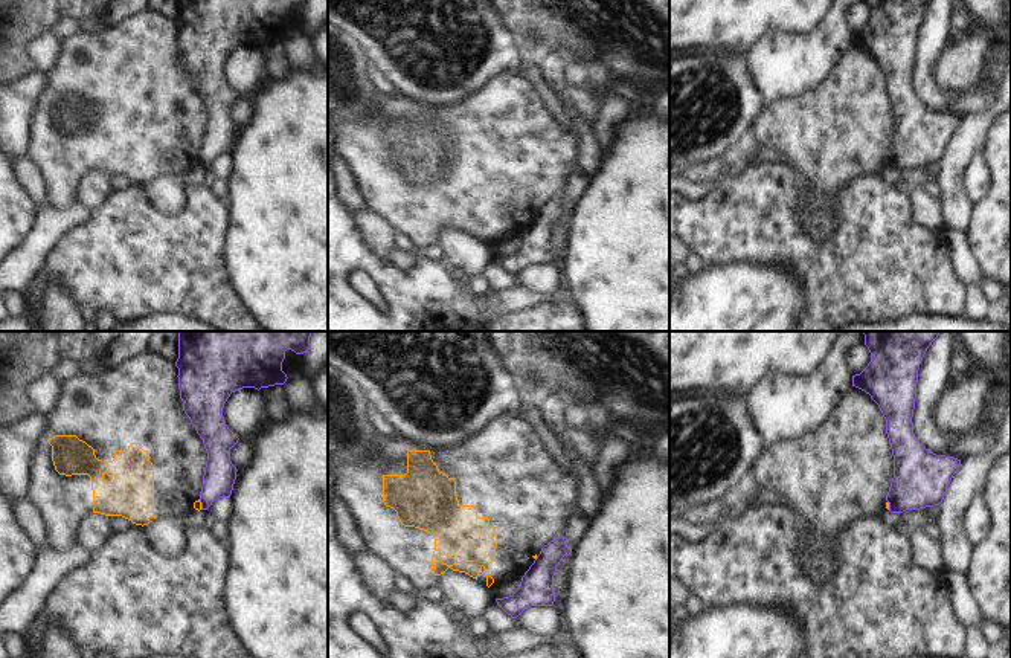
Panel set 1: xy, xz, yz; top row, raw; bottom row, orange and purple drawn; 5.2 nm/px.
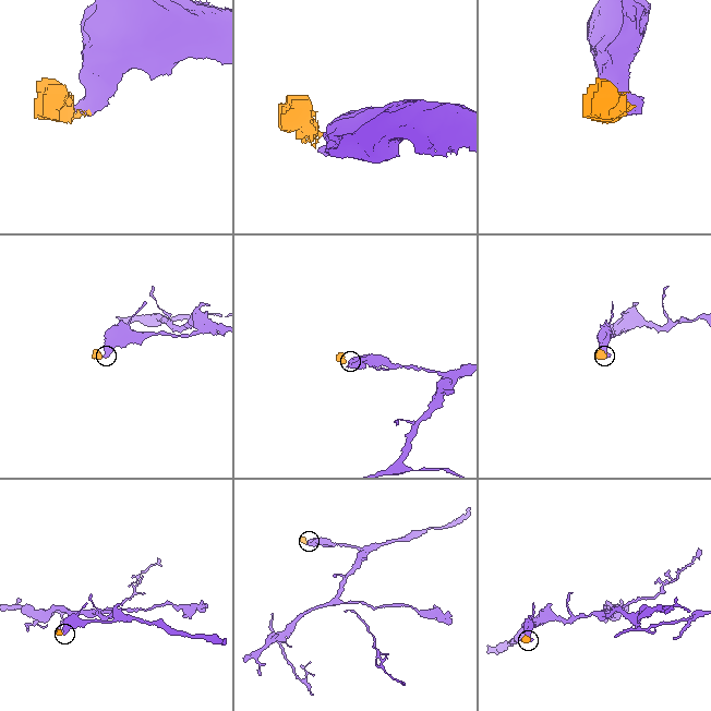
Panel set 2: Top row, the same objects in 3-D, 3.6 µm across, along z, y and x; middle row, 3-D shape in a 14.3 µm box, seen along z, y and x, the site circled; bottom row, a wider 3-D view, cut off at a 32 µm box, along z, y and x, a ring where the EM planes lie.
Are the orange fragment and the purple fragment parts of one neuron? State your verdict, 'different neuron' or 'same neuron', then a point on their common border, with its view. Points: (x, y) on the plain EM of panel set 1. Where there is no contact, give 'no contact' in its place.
different neuron | xy (200, 162)

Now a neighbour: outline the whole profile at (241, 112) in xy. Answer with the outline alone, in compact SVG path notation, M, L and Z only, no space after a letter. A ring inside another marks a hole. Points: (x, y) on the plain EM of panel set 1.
M238 98L238 101L230 107L230 119L236 128L246 127L253 116L253 104L249 98Z

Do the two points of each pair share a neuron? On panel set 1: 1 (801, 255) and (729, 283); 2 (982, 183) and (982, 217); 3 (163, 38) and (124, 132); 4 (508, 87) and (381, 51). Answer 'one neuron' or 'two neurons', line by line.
1: two neurons
2: two neurons
3: one neuron
4: two neurons

